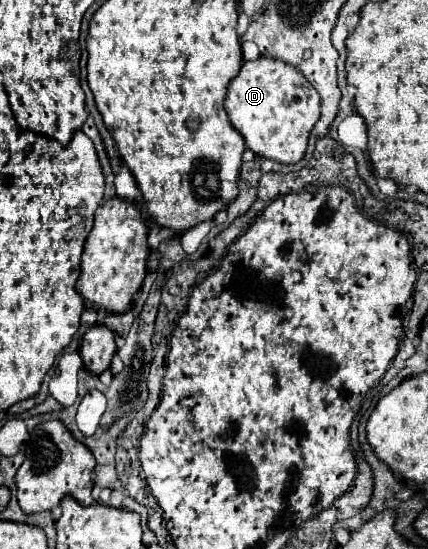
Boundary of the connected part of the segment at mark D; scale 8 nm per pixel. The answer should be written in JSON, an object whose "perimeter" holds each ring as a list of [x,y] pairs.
{"perimeter":[[[260,56],[242,64],[242,70],[228,86],[224,108],[254,154],[282,164],[296,164],[302,160],[310,130],[320,118],[320,96],[294,66]]]}

